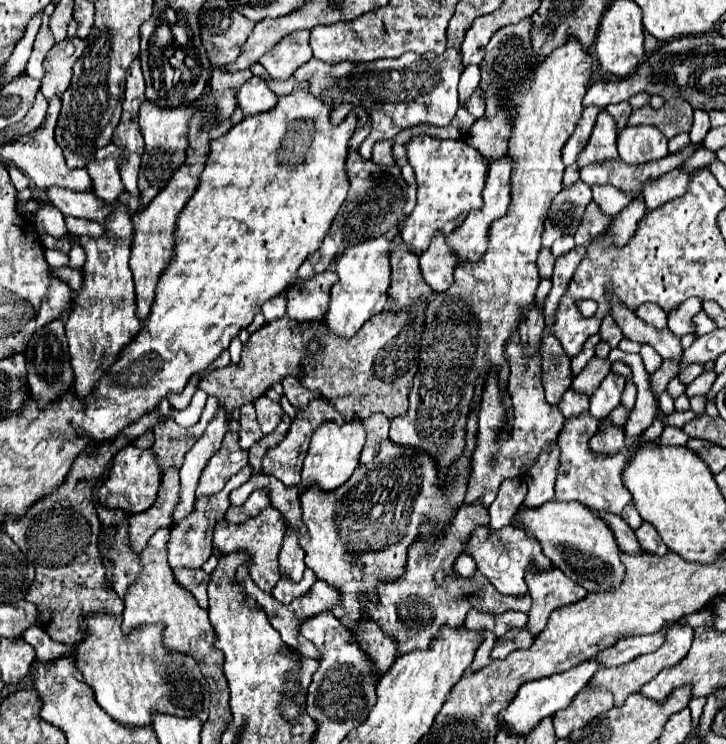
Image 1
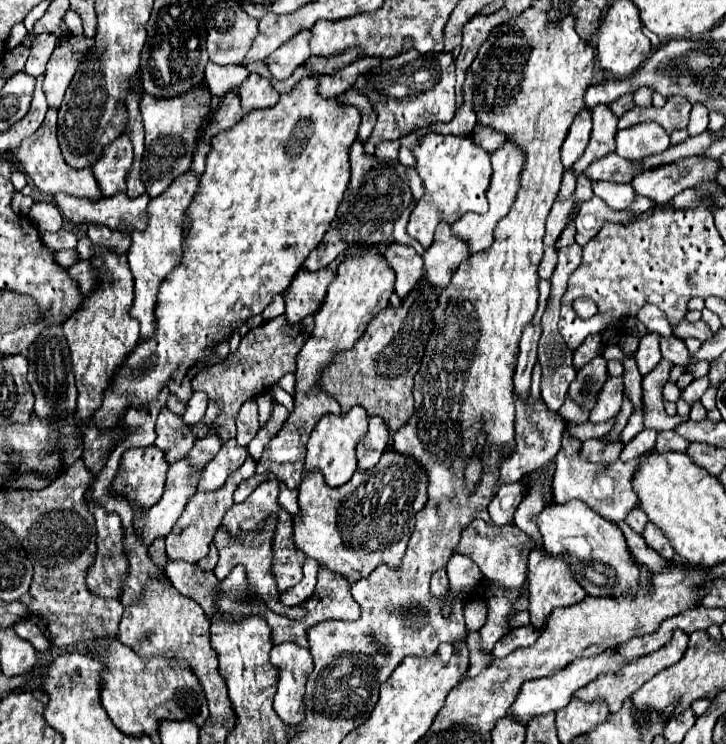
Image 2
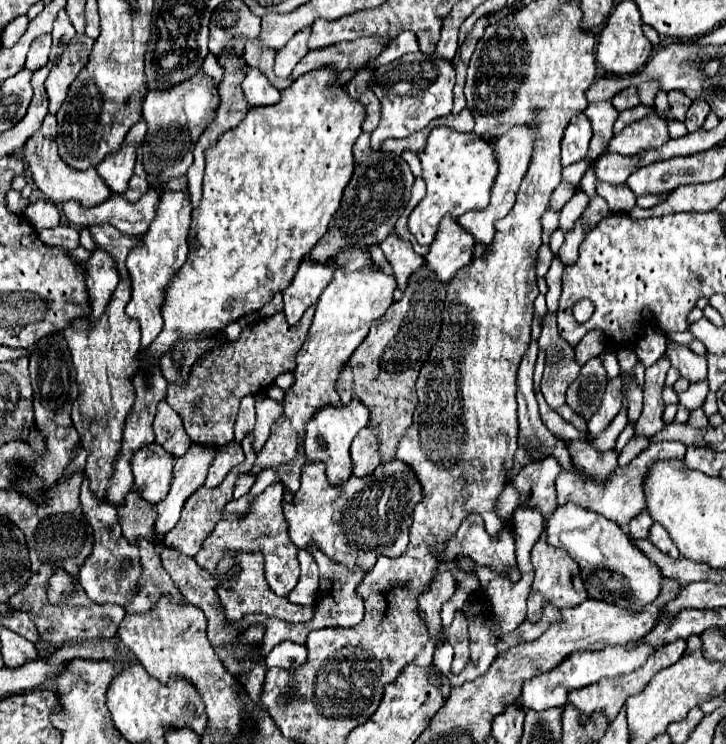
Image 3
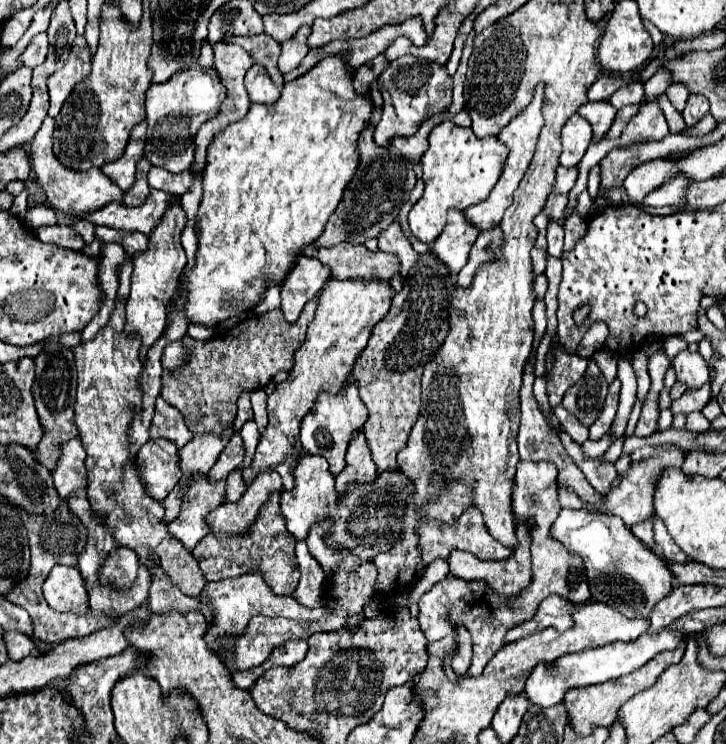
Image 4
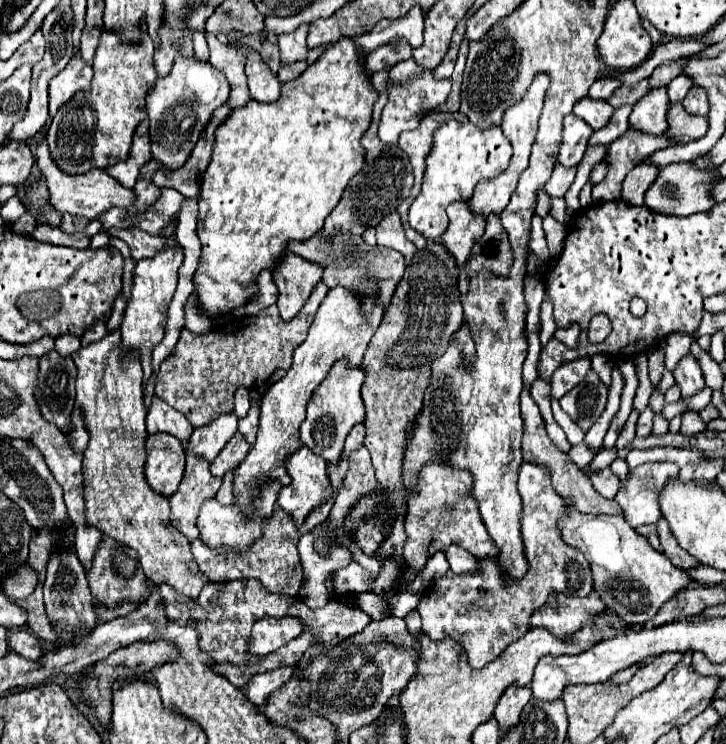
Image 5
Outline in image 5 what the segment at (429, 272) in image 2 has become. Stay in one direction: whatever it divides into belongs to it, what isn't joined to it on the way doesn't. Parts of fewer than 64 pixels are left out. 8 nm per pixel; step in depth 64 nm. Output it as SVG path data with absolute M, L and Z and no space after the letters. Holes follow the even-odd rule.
M460 202L450 204L446 212L450 218L450 224L448 224L448 230L438 238L438 242L448 250L448 254L452 254L452 258L456 260L456 266L464 266L472 246L484 234L486 220L480 220L480 216L470 212L468 204L460 204Z

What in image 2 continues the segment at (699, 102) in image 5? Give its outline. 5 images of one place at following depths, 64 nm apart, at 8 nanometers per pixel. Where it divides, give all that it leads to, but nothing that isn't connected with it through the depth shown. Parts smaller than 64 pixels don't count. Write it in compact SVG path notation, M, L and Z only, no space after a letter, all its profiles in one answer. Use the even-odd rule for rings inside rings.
M694 104L692 112L690 112L688 132L690 132L690 136L698 136L706 130L708 130L708 110L702 104Z

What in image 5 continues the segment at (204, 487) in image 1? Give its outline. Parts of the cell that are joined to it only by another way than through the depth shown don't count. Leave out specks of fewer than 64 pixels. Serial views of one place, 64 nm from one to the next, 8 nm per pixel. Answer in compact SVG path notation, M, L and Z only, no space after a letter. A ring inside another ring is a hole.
M236 432L236 436L232 436L232 440L224 446L224 450L220 452L220 456L210 464L212 476L222 478L226 472L234 470L236 464L240 464L244 460L244 456L248 454L248 450L250 450L250 446L248 446L246 438L240 432Z

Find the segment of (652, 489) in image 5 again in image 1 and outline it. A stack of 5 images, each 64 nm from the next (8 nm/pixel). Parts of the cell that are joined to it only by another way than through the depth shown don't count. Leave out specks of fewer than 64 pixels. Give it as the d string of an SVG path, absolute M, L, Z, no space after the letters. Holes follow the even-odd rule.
M582 412L580 416L566 418L564 428L560 430L558 444L562 448L560 456L560 472L556 480L556 500L576 500L588 506L592 512L616 512L620 514L622 508L632 502L632 496L626 492L624 484L620 482L620 472L626 464L626 454L618 452L614 456L596 456L590 450L590 438L594 436L594 416L590 412ZM666 426L664 432L662 432L662 440L664 444L670 444L670 446L684 446L688 436L684 434L682 428L676 428L676 426Z

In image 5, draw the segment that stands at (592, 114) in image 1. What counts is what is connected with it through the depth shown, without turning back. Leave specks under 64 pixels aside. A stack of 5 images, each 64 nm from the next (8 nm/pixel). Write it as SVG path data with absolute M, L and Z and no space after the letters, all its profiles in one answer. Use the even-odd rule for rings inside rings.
M568 114L564 118L564 132L562 132L562 146L560 146L560 156L558 164L562 166L578 166L582 160L588 140L592 136L590 124L586 124L582 118Z

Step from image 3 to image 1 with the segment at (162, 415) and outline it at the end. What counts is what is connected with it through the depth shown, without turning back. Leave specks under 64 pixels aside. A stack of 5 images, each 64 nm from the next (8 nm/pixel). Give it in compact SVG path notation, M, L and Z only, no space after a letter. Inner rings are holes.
M208 396L198 424L190 428L182 428L168 418L164 424L160 424L160 428L156 428L154 446L150 450L154 452L162 474L166 474L166 470L170 468L180 468L180 464L184 462L184 454L204 434L204 428L208 426L208 420L212 418L212 412L216 412L216 408L218 408L218 398Z

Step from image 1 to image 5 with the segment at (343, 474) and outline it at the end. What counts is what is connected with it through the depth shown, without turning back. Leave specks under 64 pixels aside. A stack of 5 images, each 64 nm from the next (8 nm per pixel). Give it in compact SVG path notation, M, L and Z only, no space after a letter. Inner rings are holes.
M340 360L334 364L328 378L314 392L314 396L308 404L306 420L300 426L302 444L308 446L314 454L328 460L330 464L340 462L342 450L344 450L344 440L346 440L348 432L352 430L352 426L364 422L364 402L360 398L364 372L360 368L350 370L346 364L348 364L346 360Z

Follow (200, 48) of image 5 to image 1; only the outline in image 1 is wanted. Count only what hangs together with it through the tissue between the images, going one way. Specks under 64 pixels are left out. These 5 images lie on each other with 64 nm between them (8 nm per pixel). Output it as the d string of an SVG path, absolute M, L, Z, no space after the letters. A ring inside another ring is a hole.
M250 70L212 72L210 86L212 86L212 88L240 88L248 78L252 78L252 72L250 72Z

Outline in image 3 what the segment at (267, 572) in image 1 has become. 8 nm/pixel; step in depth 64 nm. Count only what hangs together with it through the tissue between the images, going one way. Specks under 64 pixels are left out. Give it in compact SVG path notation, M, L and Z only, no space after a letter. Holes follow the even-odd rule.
M254 552L227 553L221 559L218 571L223 574L237 564L240 564L240 568L242 568L240 576L230 580L230 582L226 582L226 584L222 584L218 588L220 600L222 600L224 610L226 610L226 616L230 620L240 620L242 616L254 614L254 612L262 612L262 614L270 614L270 616L284 618L284 620L294 620L294 622L304 622L304 620L312 618L312 608L290 604L286 598L280 598L280 596L276 596L270 590L266 578L264 578L264 558L262 558L262 552L256 552L256 554Z

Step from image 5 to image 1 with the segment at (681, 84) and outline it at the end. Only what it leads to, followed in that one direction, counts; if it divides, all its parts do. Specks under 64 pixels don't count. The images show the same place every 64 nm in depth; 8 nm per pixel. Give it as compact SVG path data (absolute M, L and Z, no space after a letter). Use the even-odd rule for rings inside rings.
M672 98L664 102L662 108L654 110L652 106L644 106L636 112L632 112L628 126L638 126L638 124L652 124L656 126L666 138L674 138L676 134L690 132L692 128L692 114L694 108L682 100L682 98Z

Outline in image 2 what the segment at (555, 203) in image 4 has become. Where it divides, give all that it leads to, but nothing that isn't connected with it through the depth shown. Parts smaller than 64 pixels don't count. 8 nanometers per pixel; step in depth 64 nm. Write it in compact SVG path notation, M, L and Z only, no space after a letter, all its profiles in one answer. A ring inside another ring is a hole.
M570 168L570 170L564 172L564 180L562 180L562 188L560 188L558 198L566 198L566 196L570 196L572 190L574 190L574 186L576 186L576 176L574 176L574 172L572 172L572 168Z

